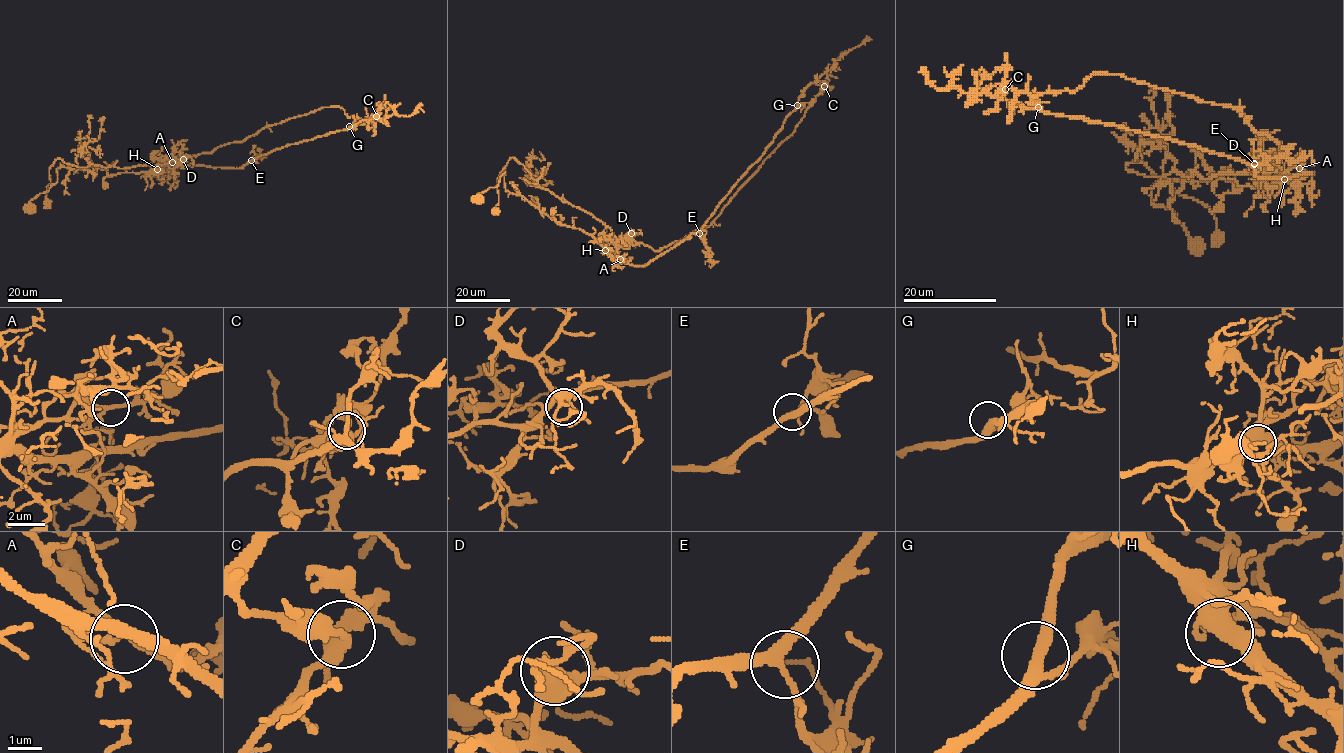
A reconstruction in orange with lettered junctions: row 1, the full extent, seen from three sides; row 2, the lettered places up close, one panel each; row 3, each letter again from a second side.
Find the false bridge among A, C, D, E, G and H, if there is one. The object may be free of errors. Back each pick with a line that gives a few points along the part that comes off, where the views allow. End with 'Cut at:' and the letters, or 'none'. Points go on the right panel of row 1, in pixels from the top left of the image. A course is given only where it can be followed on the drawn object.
C: (1005, 89), (1074, 91), (1106, 72), (1244, 114), (1285, 153), (1260, 170), (1125, 167), (1203, 203), (1213, 246)
Cut at: C

